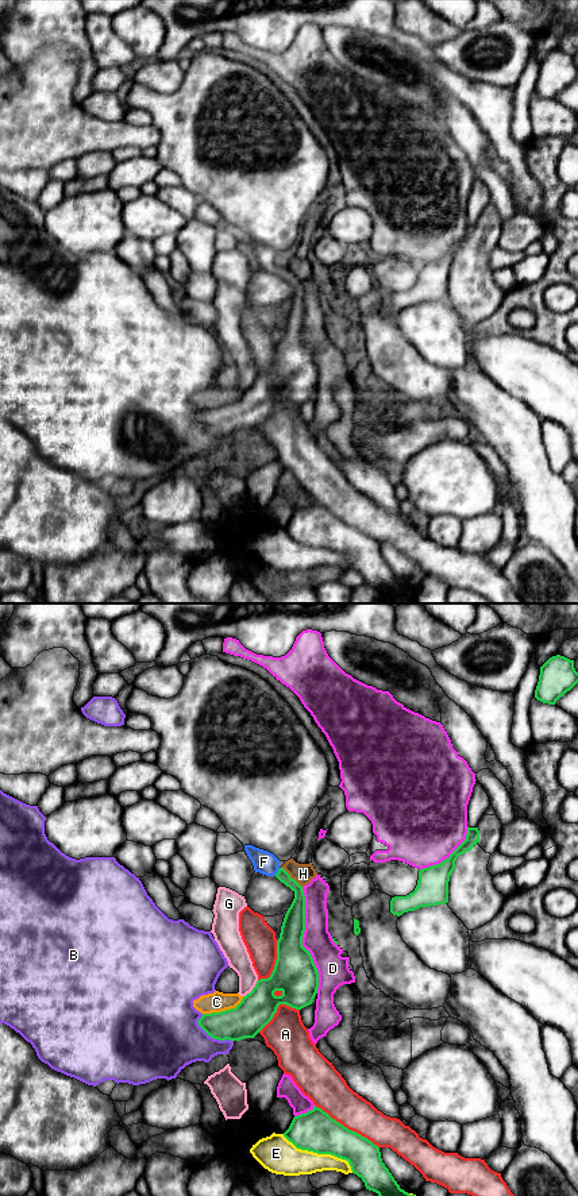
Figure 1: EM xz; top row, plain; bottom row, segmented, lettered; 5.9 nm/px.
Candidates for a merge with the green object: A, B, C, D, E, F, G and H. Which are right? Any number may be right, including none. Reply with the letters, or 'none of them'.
F

